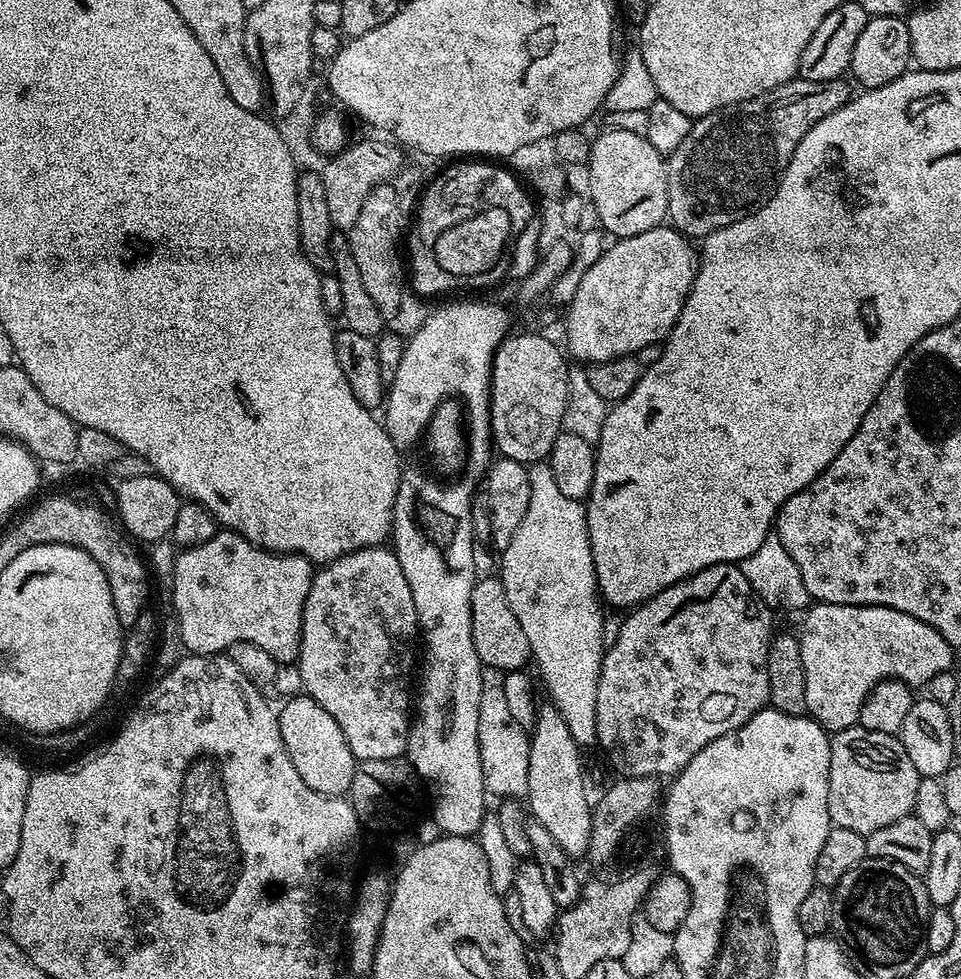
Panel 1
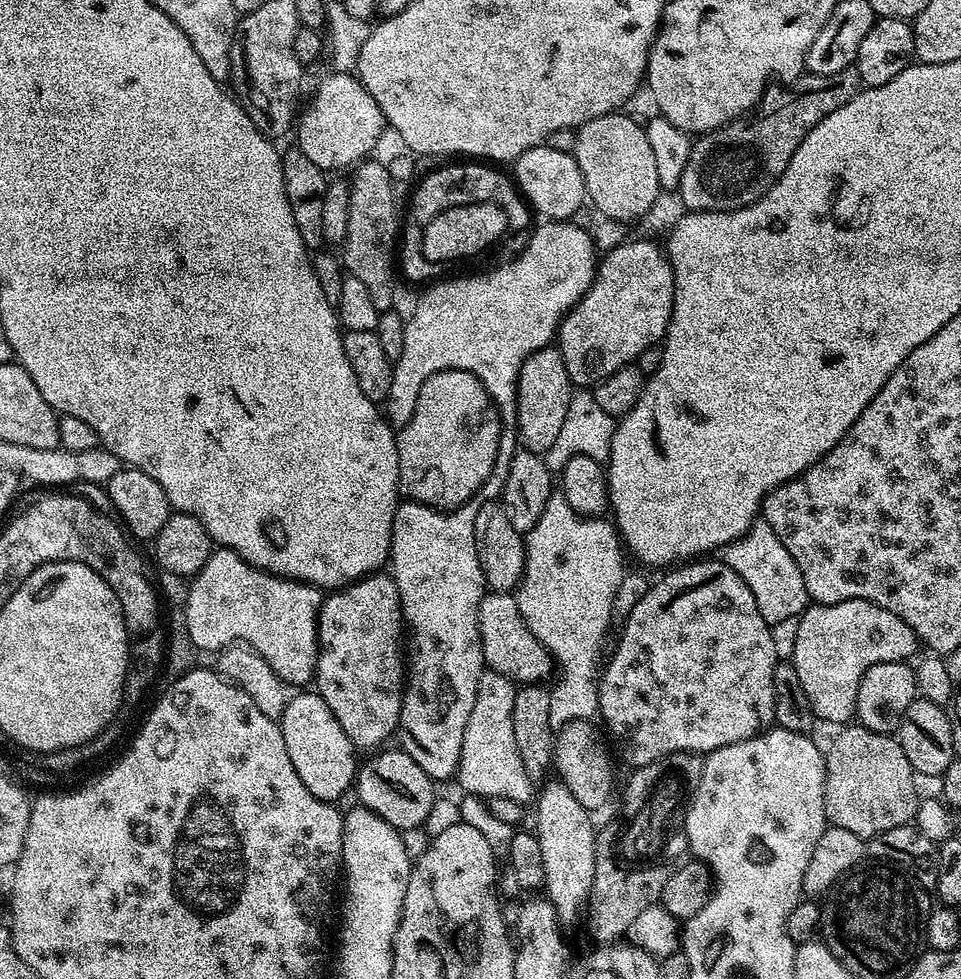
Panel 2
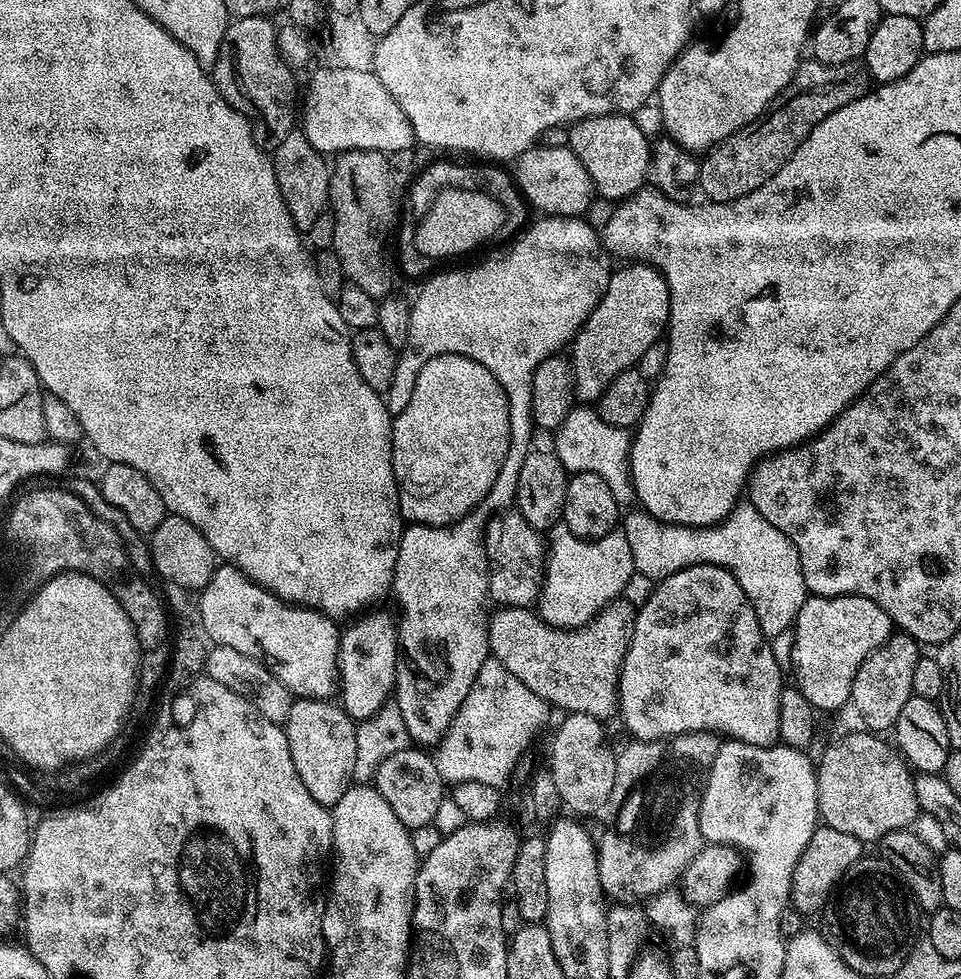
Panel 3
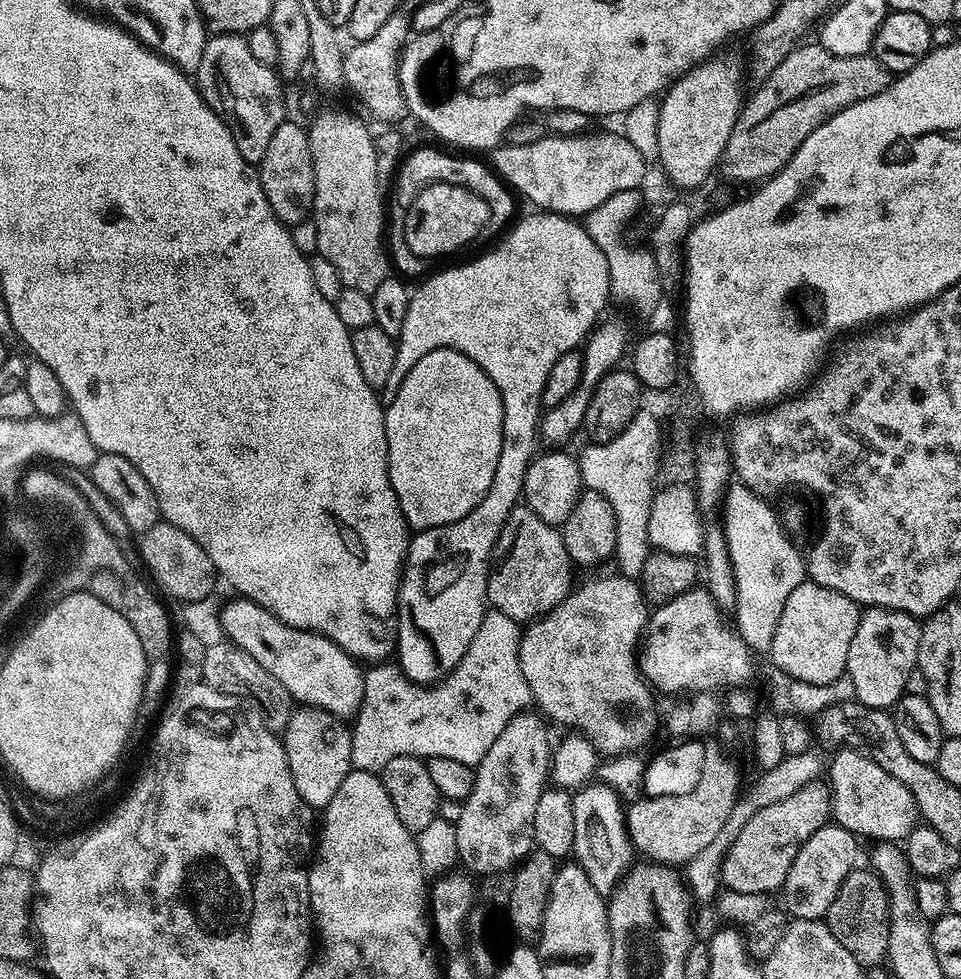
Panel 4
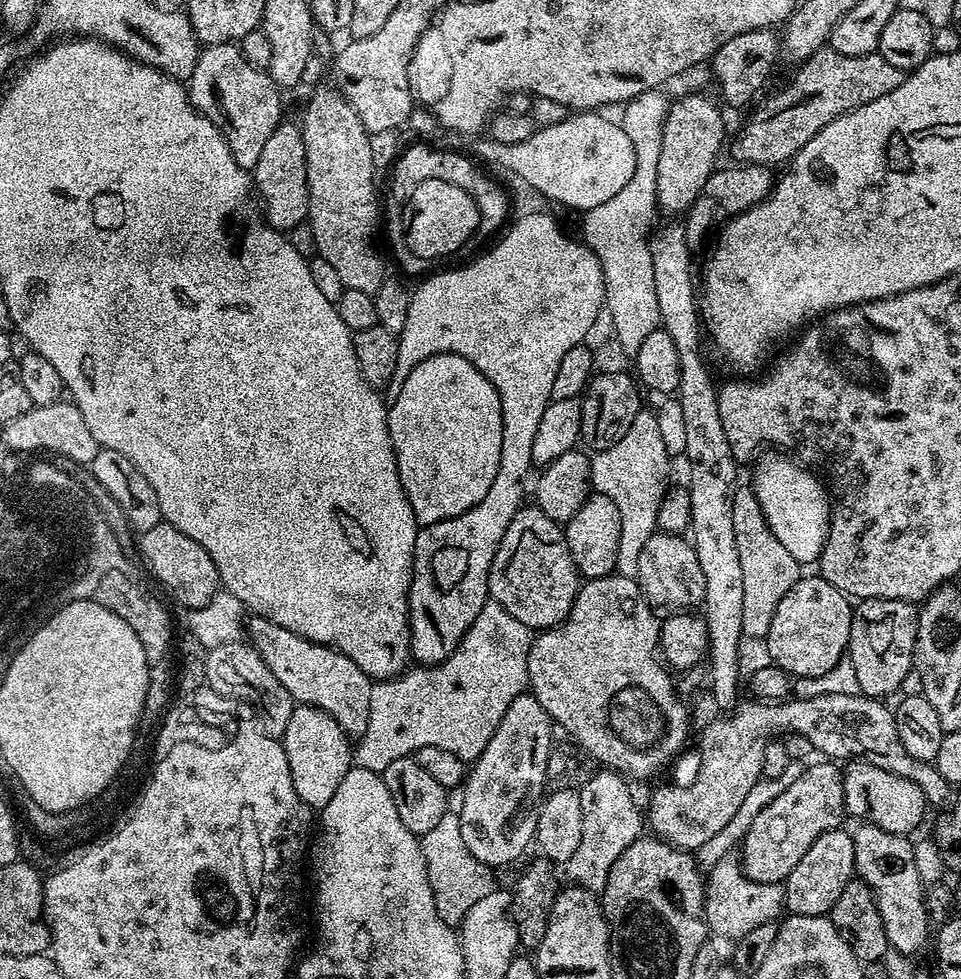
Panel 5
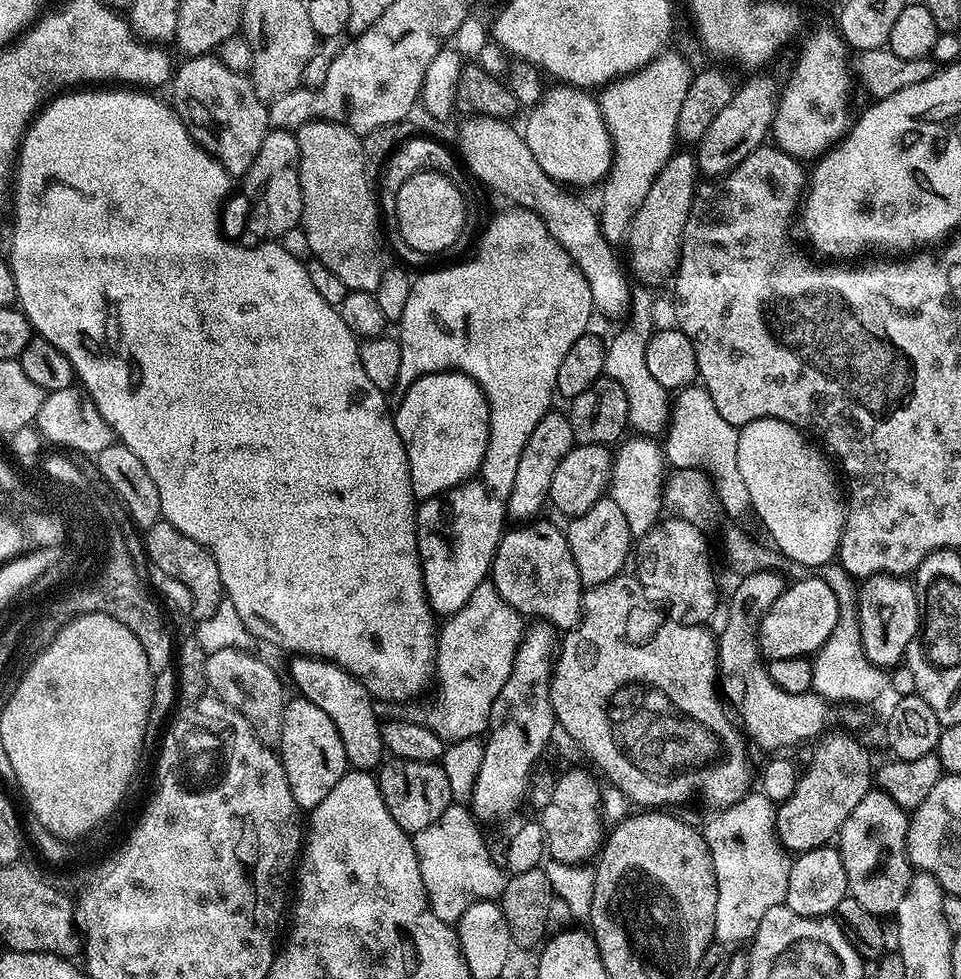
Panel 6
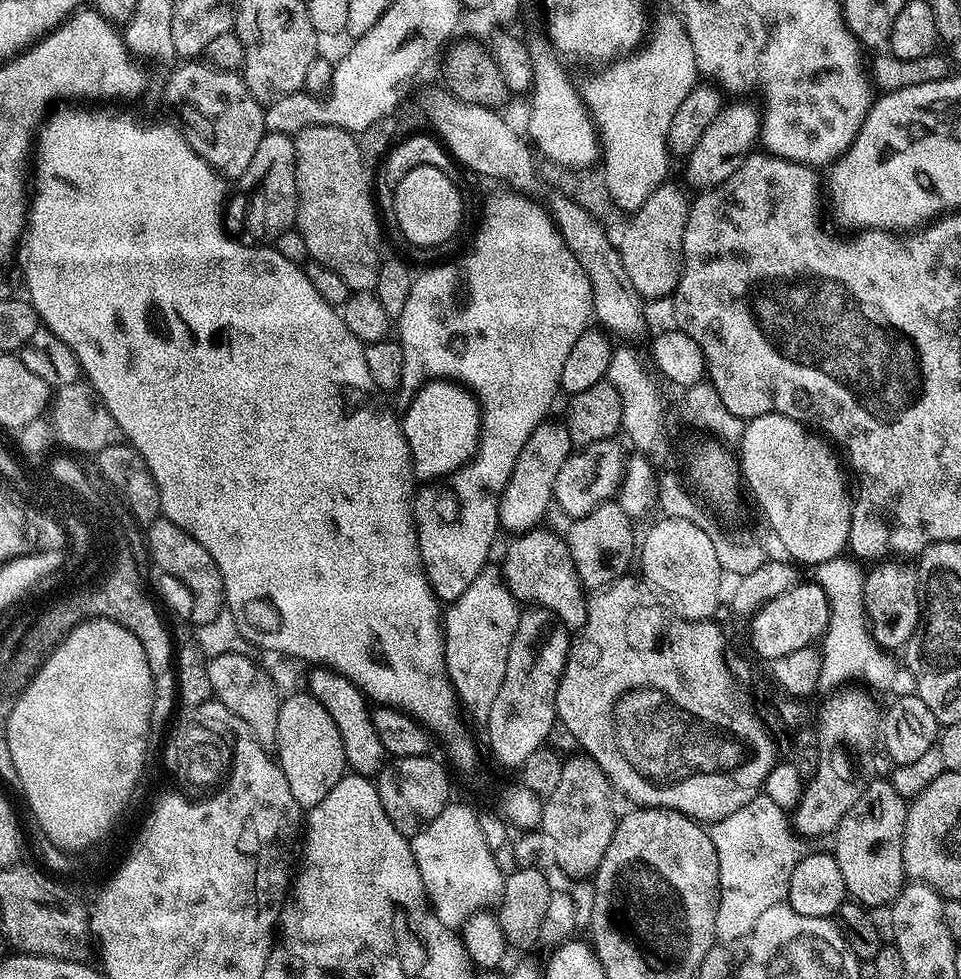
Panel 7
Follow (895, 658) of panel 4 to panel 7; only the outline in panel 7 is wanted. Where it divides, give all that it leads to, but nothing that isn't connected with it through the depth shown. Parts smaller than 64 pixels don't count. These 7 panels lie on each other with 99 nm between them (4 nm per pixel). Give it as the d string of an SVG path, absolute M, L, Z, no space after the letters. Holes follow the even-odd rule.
M885 558L873 563L864 578L865 614L873 636L887 650L903 649L920 620L920 584L916 580L916 569L900 560L903 559Z

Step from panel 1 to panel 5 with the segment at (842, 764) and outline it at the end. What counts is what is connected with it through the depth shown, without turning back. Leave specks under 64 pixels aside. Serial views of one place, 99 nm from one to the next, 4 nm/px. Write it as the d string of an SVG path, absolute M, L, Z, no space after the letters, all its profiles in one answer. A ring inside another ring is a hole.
M864 758L853 759L849 764L852 765L842 772L845 813L849 817L864 816L860 818L867 818L888 832L912 834L908 832L914 831L923 822L926 809L924 795L917 784Z

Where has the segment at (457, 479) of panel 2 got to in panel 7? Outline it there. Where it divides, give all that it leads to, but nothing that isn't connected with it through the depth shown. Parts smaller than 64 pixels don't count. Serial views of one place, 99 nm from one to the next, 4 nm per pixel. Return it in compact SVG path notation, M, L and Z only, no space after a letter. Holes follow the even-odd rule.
M429 381L409 401L401 428L411 451L413 473L433 480L463 467L475 455L480 435L480 410L475 397L453 381Z

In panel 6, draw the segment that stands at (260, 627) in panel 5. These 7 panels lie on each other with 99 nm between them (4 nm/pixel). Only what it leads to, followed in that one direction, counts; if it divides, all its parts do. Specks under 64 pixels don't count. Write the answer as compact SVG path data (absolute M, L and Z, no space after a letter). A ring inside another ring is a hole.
M297 655L292 664L292 680L303 699L314 702L338 726L338 738L346 746L346 758L357 772L372 772L379 769L385 759L382 742L382 720L376 717L377 705L374 697L362 686L362 682L349 674L345 668L339 668L331 660L321 660L315 656Z

